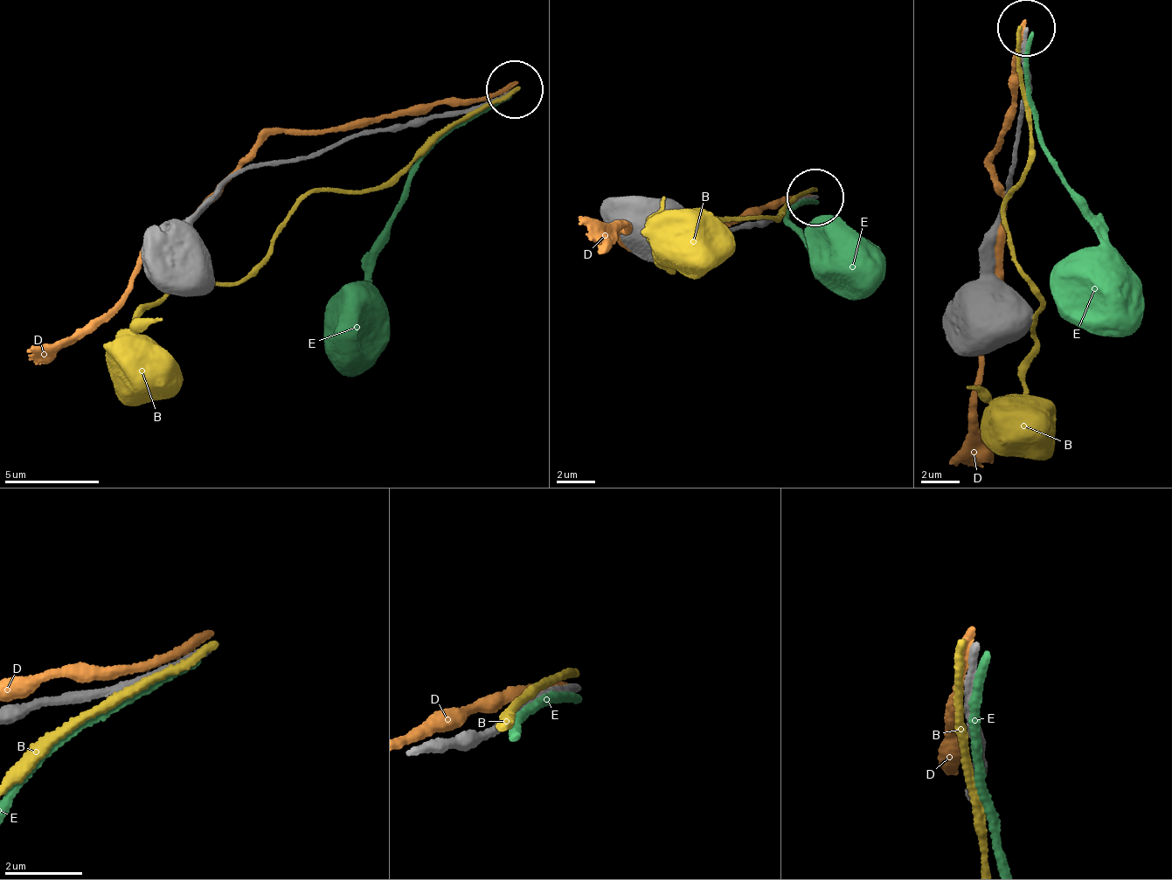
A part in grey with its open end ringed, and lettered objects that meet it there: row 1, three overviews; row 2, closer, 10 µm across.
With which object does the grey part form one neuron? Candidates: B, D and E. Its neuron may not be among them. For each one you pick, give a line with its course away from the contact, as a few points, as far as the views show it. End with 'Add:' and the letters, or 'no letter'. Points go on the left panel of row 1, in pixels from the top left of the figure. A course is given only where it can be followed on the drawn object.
Add: no letter

